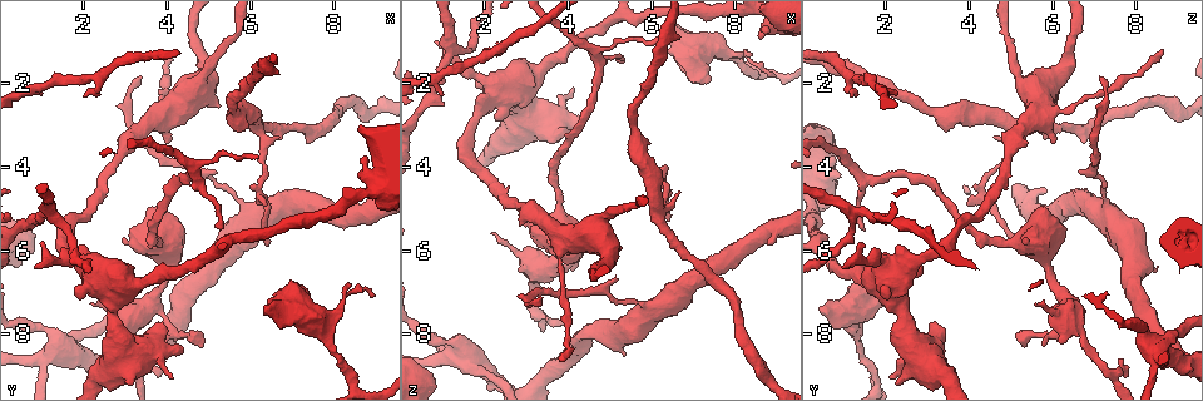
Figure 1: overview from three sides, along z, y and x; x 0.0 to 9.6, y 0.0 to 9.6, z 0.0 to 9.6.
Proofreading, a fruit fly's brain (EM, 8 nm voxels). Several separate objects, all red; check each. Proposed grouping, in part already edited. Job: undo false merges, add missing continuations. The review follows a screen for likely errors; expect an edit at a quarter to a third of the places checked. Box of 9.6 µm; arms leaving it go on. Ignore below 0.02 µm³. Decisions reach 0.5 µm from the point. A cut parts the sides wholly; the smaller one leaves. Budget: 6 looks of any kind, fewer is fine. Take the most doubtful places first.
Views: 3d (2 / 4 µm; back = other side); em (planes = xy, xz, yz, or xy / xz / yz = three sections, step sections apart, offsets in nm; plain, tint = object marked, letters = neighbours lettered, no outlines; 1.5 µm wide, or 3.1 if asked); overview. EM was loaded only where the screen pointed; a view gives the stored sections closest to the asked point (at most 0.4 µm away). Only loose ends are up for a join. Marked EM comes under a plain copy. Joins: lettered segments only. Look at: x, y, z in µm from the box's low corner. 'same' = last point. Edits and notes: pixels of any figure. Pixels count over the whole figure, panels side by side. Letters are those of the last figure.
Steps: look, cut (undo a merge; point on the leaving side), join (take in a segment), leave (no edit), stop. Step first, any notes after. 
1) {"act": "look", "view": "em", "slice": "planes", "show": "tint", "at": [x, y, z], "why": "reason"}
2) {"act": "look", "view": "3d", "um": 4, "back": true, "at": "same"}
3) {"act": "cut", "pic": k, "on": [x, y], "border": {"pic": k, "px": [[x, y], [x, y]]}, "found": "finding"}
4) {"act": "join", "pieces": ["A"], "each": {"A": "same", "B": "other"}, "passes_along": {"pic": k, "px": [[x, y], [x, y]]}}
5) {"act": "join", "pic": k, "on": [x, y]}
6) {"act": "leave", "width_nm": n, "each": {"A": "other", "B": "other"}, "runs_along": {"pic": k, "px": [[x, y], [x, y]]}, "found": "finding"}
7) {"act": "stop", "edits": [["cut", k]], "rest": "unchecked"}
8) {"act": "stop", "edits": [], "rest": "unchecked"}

{"act": "look", "view": "em", "slice": "planes", "show": "letters", "at": [2.00, 2.30, 1.20], "why": "free end"}

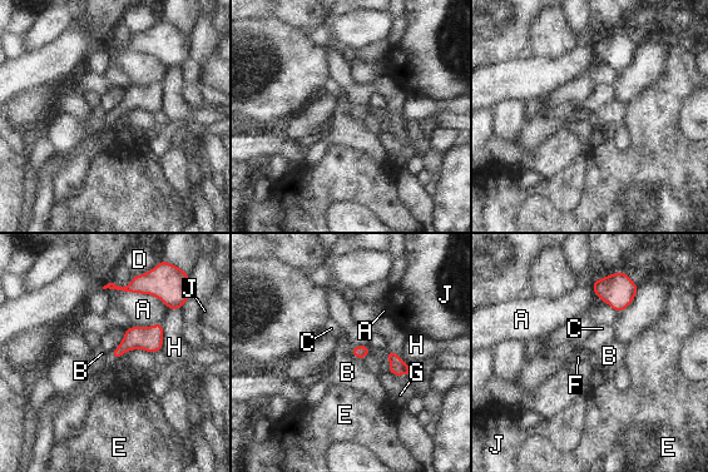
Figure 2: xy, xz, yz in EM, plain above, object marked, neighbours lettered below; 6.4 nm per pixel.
{"act": "leave", "each": {"A": "other", "B": "other", "C": "other", "D": "other", "E": "other", "F": "other", "G": "other", "H": "other", "J": "other"}, "border": {"pic": 2, "px": [[112, 352], [114, 358]]}, "found": "no lettered segment goes on from it"}

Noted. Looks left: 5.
{"act": "look", "view": "3d", "um": 4, "at": [3.80, 2.70, 6.00], "why": "three arms meet"}

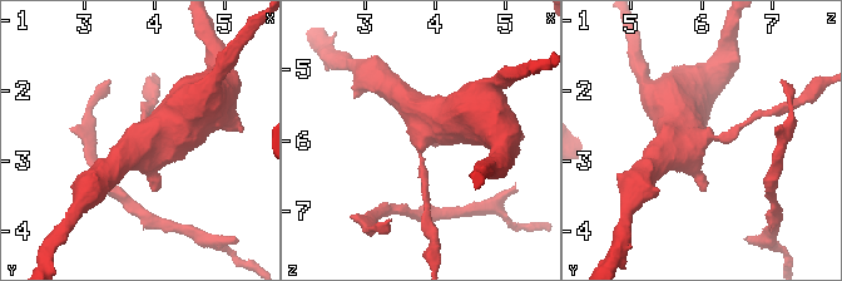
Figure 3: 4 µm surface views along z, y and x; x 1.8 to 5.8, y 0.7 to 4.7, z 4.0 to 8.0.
{"act": "look", "view": "em", "slice": "xz", "step": 4, "show": "tint", "at": [3.80, 2.70, 5.95], "why": "now the EM"}

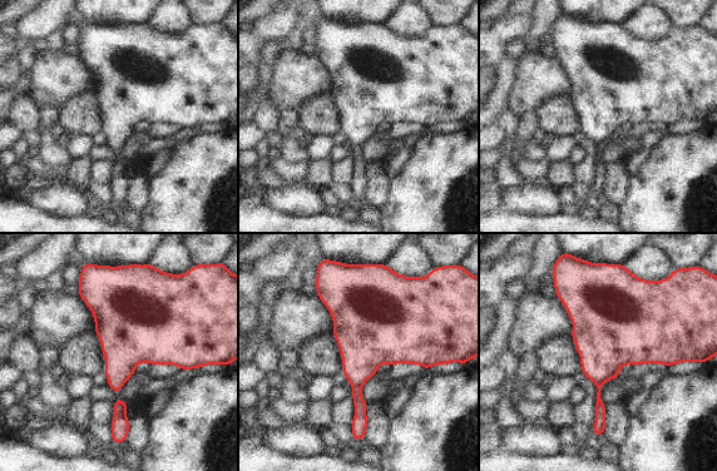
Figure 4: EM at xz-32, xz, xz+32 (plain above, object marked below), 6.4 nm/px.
{"act": "look", "view": "em", "slice": "planes", "show": "letters", "at": "same", "why": "cut it another way"}

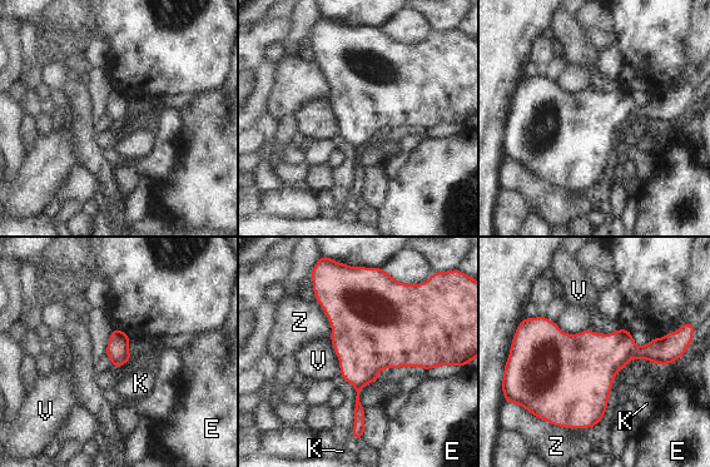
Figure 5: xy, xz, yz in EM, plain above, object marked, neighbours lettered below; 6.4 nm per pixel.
{"act": "leave", "each": {"E": "other", "K": "other", "V": "other", "Z": "other"}, "border": {"pic": 5, "px": [[328, 338], [338, 358], [341, 374]]}, "found": "continuous, no second cell"}

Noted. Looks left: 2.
{"act": "look", "view": "em", "slice": "planes", "show": "letters", "at": [1.90, 6.25, 2.75], "why": "sudden change in width"}

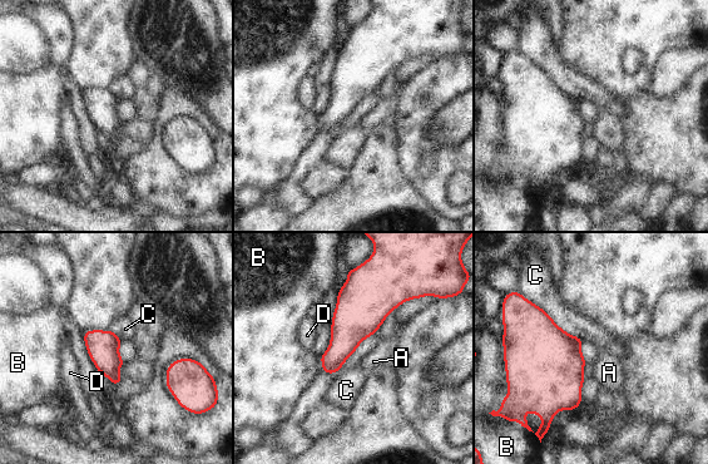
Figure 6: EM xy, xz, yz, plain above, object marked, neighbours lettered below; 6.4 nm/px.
{"act": "leave", "each": {"A": "other", "B": "other", "C": "other", "D": "other"}, "border": {"pic": 6, "px": [[518, 292], [565, 331], [584, 340]]}, "found": "one cell here"}

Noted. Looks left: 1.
{"act": "stop", "edits": [], "rest": "unchecked"}

